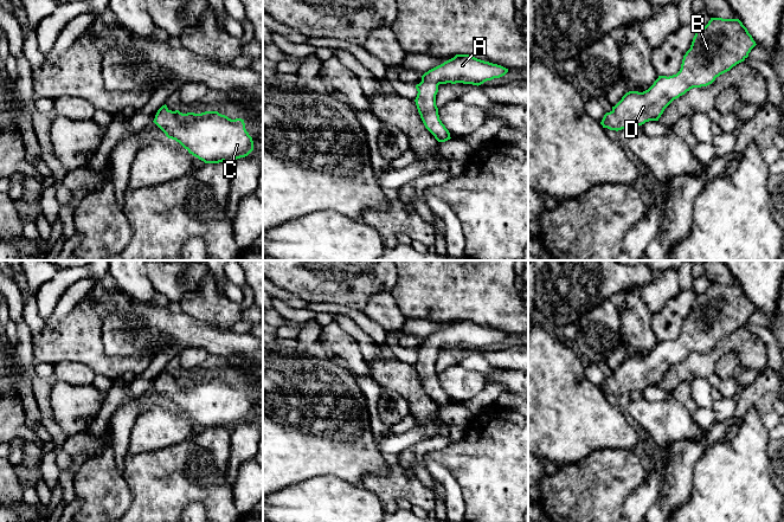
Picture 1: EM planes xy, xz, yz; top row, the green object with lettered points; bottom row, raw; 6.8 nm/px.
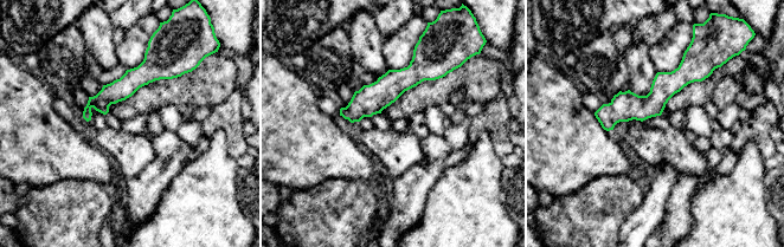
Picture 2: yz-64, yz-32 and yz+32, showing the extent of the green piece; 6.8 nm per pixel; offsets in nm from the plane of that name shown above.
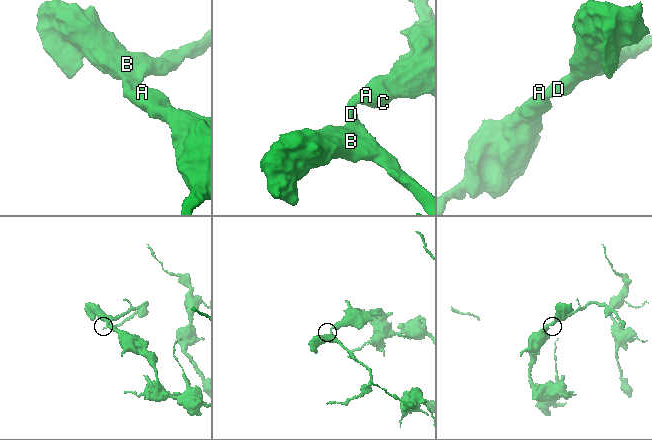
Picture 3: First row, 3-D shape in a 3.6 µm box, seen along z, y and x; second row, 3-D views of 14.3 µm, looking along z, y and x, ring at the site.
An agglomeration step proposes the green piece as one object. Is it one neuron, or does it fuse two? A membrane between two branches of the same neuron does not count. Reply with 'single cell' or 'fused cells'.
single cell

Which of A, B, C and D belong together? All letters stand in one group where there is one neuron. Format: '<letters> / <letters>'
A B C D

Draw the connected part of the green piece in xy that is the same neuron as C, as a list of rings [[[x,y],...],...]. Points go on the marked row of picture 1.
[[[165,104],[158,110],[153,122],[168,138],[179,142],[189,154],[205,163],[223,161],[232,163],[237,159],[248,156],[253,150],[253,141],[245,129],[244,120],[231,120],[218,111],[182,114],[179,110],[169,110]]]

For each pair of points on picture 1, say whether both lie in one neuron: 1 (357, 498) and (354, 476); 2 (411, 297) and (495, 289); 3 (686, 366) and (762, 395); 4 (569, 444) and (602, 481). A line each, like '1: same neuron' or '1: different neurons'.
1: different neurons
2: same neuron
3: different neurons
4: different neurons

